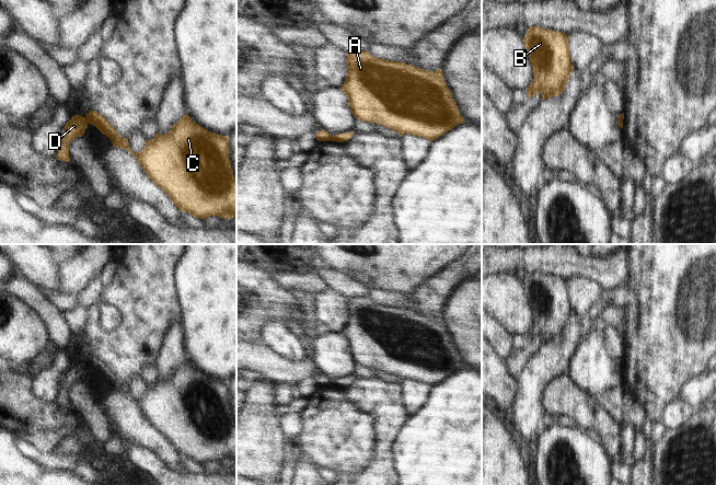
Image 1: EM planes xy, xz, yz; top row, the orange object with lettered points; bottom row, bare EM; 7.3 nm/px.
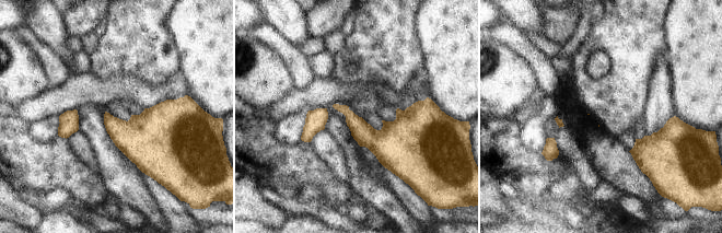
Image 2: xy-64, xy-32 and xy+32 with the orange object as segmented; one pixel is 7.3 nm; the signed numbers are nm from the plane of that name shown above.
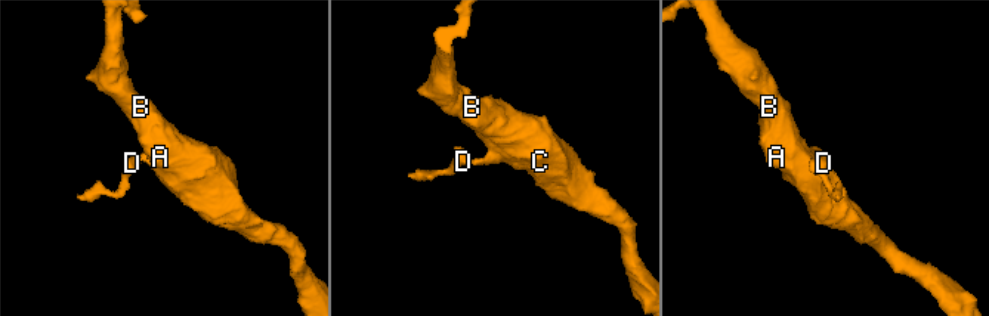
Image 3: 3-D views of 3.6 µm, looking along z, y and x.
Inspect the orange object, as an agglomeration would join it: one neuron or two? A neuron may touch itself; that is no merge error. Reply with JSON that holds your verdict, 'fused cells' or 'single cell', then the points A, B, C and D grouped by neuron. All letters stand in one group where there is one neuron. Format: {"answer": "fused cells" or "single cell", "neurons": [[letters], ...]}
{"answer": "fused cells", "neurons": [["A", "B", "C"], ["D"]]}

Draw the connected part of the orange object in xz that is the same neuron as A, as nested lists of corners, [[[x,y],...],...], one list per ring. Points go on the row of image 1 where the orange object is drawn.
[[[348,51],[347,74],[340,90],[346,94],[354,117],[382,125],[400,136],[424,137],[430,142],[465,122],[441,69],[427,71],[405,62],[383,60],[368,51]]]

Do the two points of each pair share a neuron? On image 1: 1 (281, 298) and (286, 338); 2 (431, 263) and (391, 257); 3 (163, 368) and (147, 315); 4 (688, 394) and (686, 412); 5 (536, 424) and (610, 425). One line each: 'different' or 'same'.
1: different
2: same
3: different
4: different
5: different

